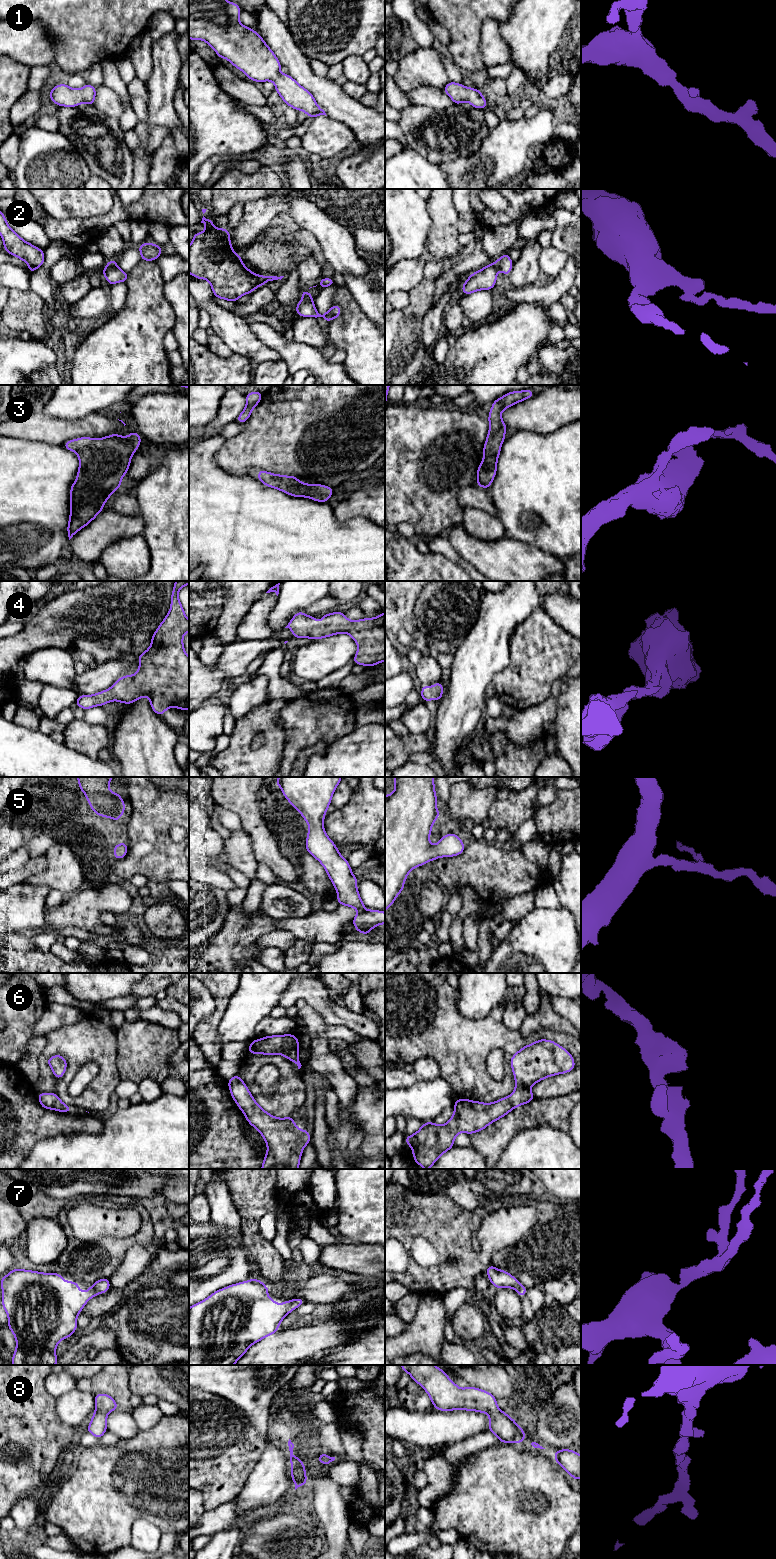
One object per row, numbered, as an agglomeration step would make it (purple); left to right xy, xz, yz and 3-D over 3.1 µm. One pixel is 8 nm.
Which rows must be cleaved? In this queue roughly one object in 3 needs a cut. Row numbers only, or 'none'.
2

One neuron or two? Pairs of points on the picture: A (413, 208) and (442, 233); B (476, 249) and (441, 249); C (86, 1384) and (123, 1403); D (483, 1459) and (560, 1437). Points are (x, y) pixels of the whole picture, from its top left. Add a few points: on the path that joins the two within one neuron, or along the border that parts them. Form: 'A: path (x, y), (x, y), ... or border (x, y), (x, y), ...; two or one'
A: border (426, 201), (426, 209), (431, 220), (427, 247); two
B: border (462, 248), (453, 260); two
C: path (96, 1384), (107, 1384), (116, 1393); one
D: border (545, 1448), (551, 1452); two

